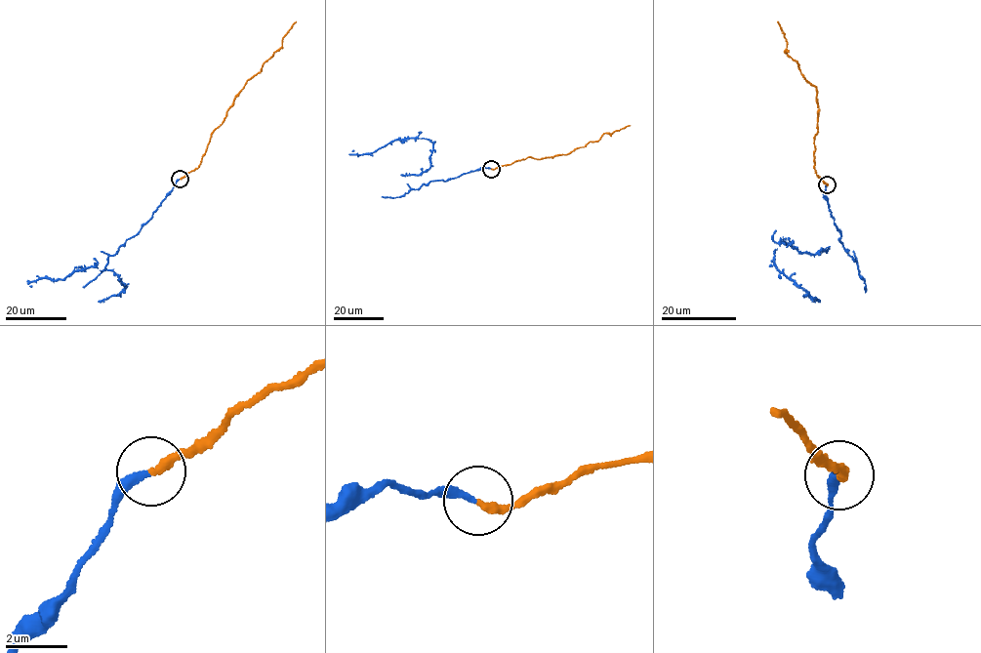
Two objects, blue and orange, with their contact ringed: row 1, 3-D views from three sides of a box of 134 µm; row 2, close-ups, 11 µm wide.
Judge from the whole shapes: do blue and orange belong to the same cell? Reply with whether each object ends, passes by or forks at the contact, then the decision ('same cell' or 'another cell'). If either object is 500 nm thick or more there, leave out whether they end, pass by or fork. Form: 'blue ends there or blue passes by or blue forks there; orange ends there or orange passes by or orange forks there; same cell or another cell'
blue ends there; orange ends there; same cell

